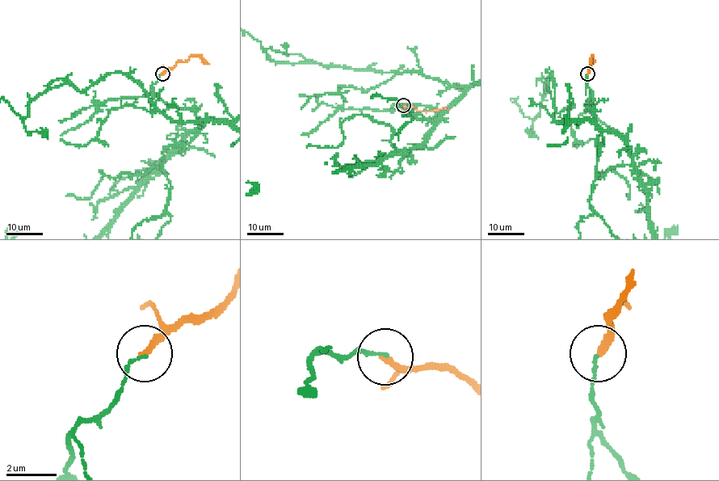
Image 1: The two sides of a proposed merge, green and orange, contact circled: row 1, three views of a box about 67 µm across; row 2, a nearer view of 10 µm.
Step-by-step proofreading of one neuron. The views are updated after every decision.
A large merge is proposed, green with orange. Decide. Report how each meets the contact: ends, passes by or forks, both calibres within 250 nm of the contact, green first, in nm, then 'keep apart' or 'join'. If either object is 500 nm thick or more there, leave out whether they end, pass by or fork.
green ends; orange ends; calibres 120 and 240 nm; keep apart

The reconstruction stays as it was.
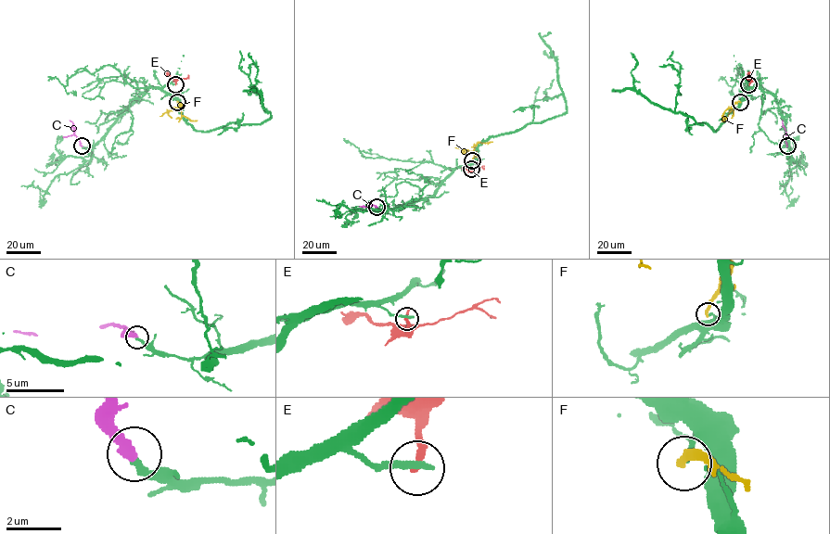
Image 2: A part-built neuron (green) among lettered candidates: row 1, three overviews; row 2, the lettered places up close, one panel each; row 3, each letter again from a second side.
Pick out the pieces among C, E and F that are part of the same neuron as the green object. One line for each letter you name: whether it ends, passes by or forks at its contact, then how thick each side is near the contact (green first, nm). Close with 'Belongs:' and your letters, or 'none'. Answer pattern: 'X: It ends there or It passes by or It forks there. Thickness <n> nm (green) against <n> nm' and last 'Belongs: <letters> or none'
C: It ends there. Thickness 240 nm (green) against 360 nm
Belongs: C

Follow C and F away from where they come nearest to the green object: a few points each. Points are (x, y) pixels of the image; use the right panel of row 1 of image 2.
C: (786, 146), (782, 120)
F: (740, 102), (727, 109), (721, 120)

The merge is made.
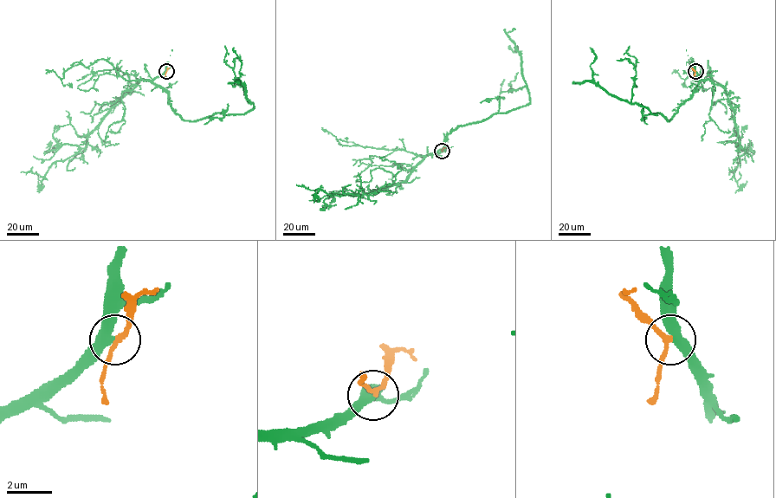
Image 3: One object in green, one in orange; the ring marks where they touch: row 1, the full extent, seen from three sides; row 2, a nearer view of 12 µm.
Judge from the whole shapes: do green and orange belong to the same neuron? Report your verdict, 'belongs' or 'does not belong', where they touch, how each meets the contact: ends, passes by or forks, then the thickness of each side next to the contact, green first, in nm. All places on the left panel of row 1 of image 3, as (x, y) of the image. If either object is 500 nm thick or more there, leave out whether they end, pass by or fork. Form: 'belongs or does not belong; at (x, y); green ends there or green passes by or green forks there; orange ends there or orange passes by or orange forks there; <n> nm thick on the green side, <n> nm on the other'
belongs; at (166, 71); green passes by; orange passes by; 360 nm thick on the green side, 190 nm on the other

